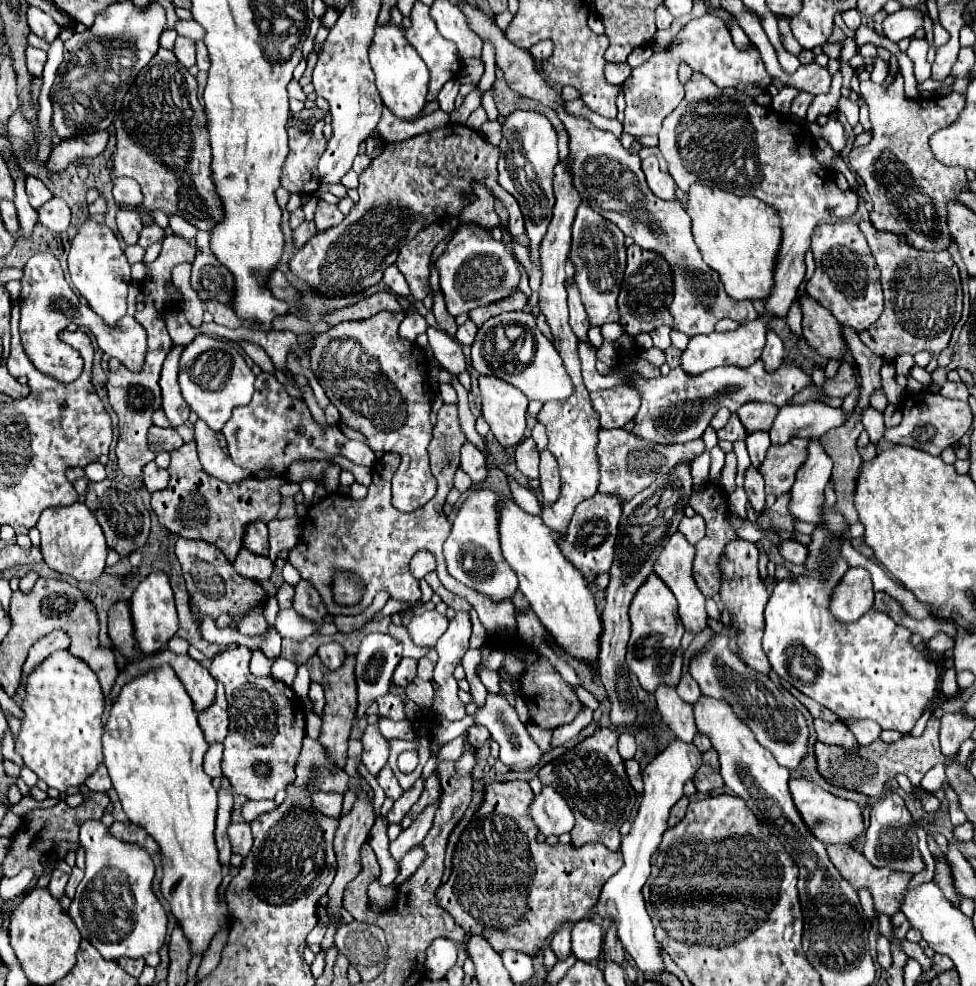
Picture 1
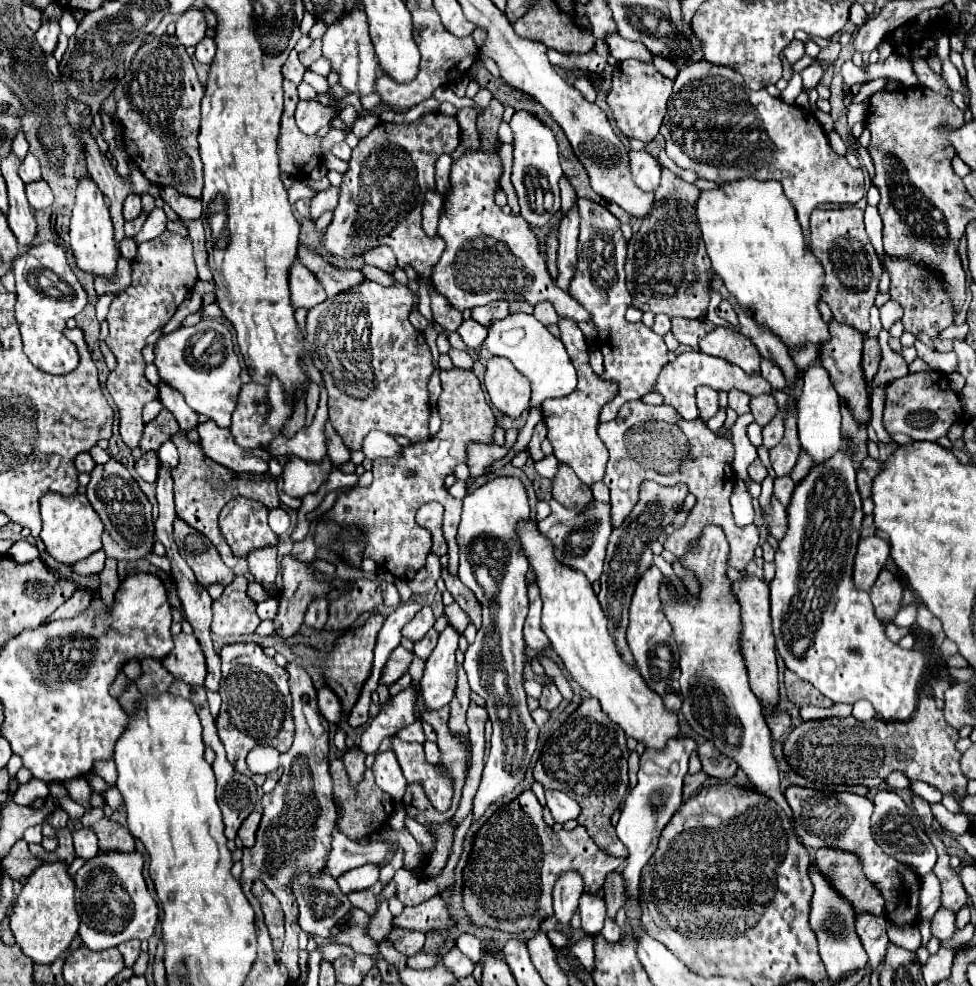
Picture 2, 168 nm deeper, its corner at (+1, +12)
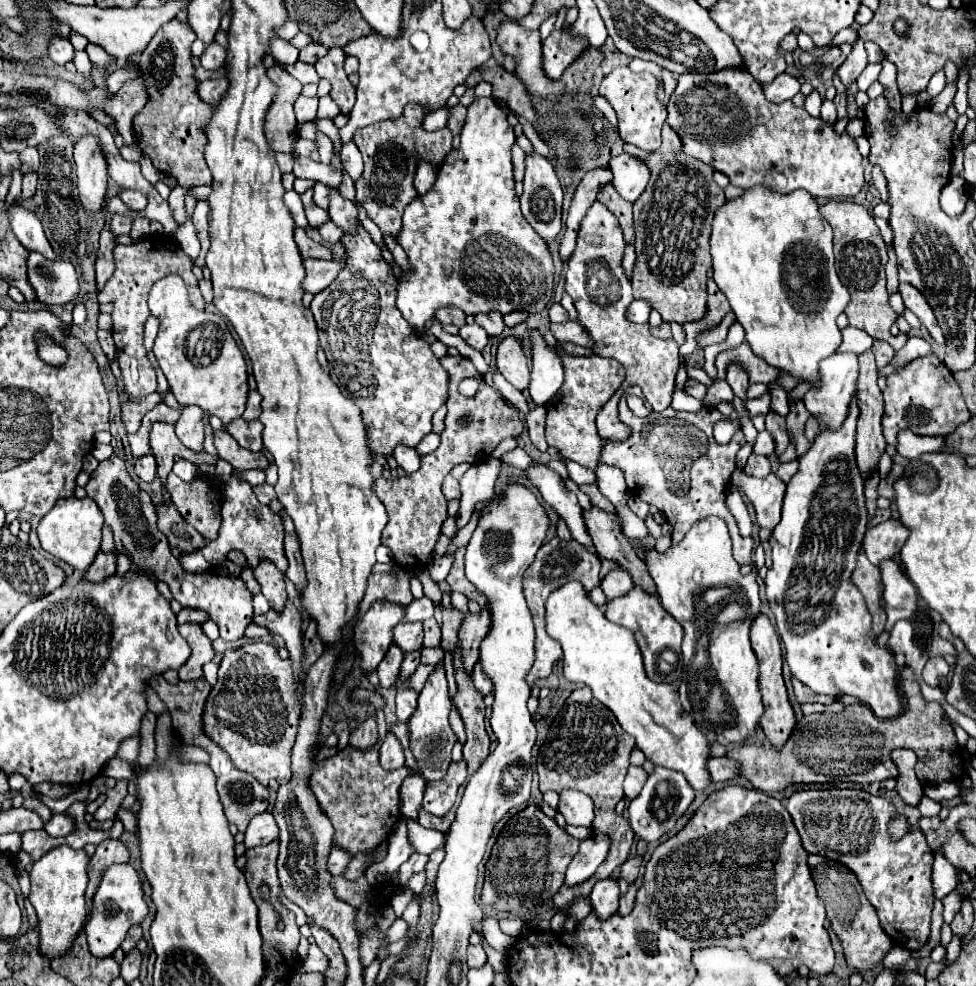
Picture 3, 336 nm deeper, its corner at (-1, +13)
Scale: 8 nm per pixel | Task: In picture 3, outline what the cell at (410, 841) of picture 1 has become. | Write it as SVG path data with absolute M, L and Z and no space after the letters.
M334 846L328 858L328 872L334 876L342 876L350 864L350 854L344 848Z

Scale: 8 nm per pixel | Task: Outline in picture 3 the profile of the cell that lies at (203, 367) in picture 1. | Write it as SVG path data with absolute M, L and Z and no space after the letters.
M180 276L158 280L150 290L148 306L154 316L160 316L160 330L152 352L178 404L194 404L206 414L218 416L224 426L240 418L248 394L246 360L228 332L224 318L214 312L194 310Z

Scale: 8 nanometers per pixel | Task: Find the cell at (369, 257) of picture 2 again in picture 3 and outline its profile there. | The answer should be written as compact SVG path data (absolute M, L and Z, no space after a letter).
M332 190L330 194L330 208L328 208L328 214L330 214L330 220L344 232L350 232L350 224L354 224L354 220L360 222L360 216L358 216L358 208L352 200L346 200L338 194L338 190Z

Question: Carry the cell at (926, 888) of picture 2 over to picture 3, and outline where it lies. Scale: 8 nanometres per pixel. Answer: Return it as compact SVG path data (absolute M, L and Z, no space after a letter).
M934 854L934 864L932 864L932 886L934 886L934 898L942 900L956 888L956 868L942 856Z

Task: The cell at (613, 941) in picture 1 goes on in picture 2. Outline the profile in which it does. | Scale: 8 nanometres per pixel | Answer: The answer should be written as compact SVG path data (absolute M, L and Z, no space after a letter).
M612 871L604 883L604 901L608 909L608 917L616 917L618 909L624 905L624 877L622 871Z

